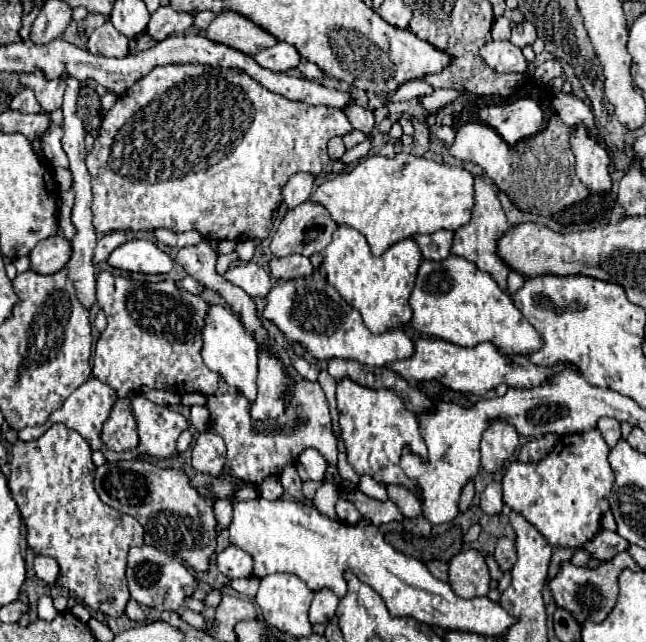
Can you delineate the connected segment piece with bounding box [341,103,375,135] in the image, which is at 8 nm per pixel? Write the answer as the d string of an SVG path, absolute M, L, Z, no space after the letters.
M357 103L345 105L341 111L347 115L349 123L351 123L355 129L359 129L359 131L363 131L363 133L367 133L367 135L369 135L369 133L371 133L371 129L375 127L373 113L371 113L371 111L367 111L367 109L363 109L363 107L359 107Z

